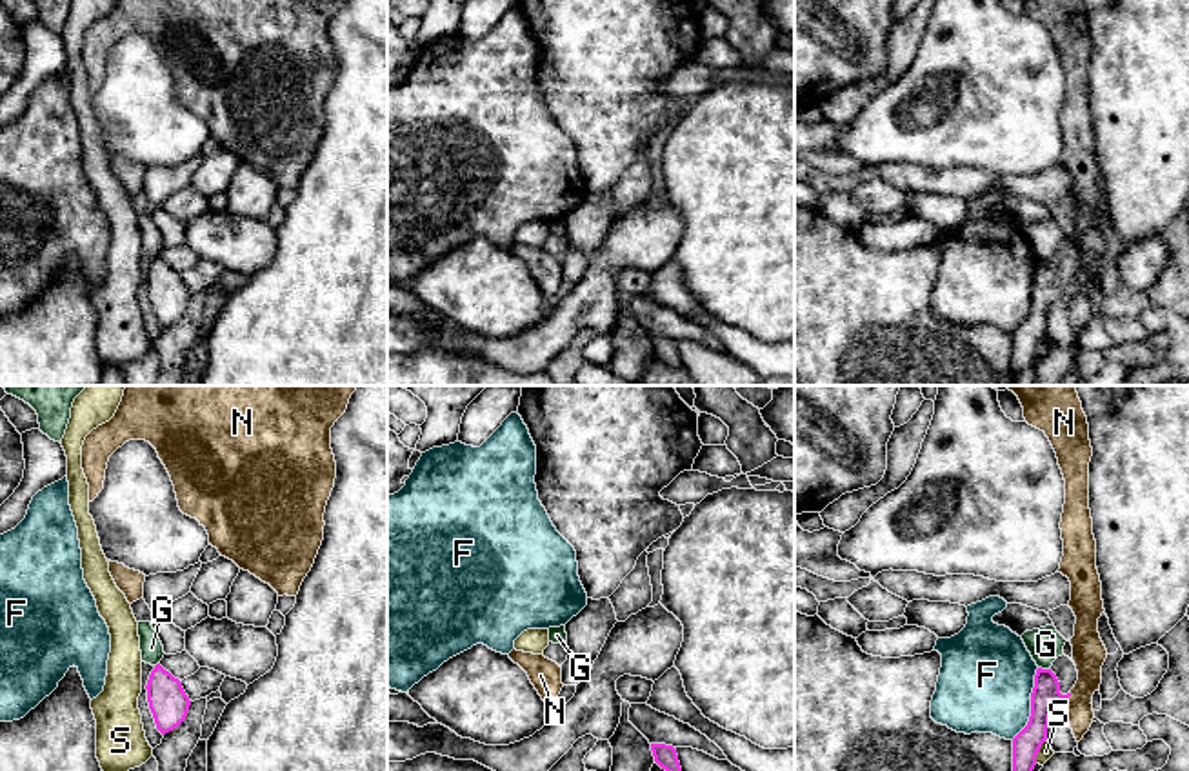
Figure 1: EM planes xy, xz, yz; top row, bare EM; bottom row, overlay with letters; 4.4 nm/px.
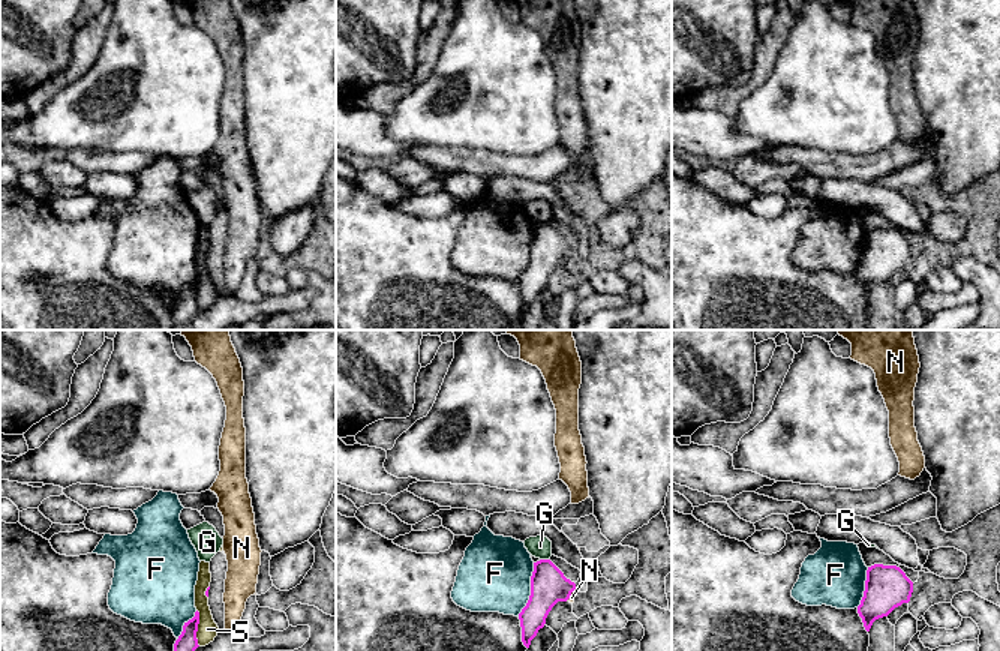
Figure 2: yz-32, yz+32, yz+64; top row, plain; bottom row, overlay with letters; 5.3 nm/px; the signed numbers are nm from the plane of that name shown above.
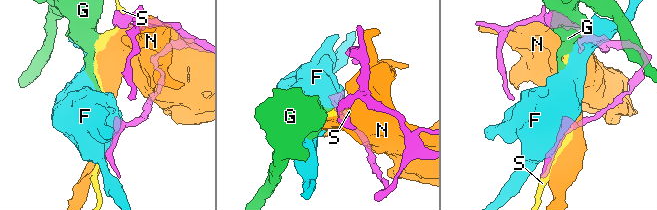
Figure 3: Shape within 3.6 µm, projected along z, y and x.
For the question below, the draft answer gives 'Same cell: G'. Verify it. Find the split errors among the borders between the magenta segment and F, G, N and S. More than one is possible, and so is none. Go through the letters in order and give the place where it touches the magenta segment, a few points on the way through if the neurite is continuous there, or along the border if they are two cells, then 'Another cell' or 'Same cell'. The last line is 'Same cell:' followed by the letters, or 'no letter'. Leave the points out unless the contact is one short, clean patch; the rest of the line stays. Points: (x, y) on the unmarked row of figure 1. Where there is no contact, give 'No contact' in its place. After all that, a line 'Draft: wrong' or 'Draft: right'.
F: Touches magenta at yz (1031, 297). Another cell
G: Touches magenta at yz (1044, 262). Boundary: yz (1039, 259), (1048, 262). Another cell
N: Touches magenta at yz (1068, 291). Another cell
S: Touches magenta at yz (1039, 342). Another cell
Same cell: no letter
Draft: wrong

